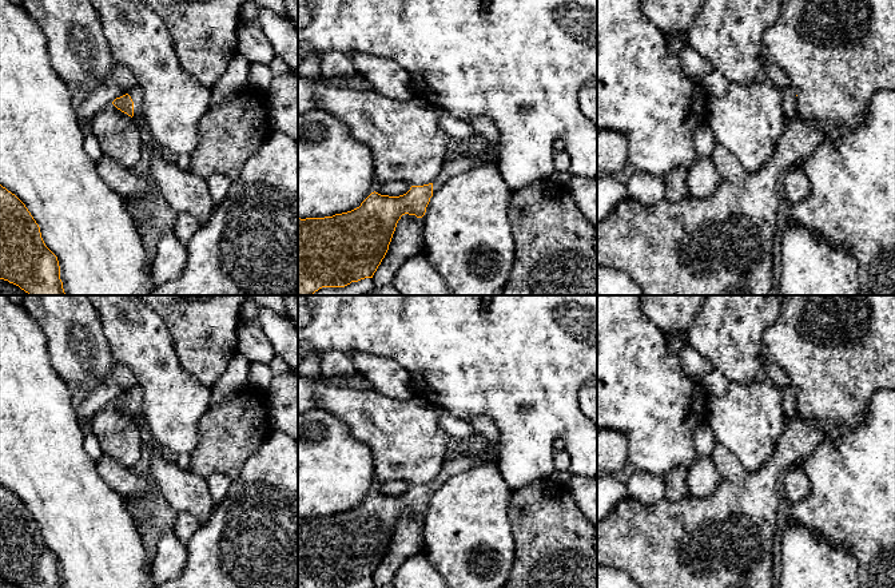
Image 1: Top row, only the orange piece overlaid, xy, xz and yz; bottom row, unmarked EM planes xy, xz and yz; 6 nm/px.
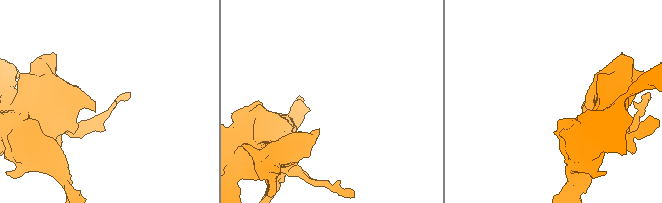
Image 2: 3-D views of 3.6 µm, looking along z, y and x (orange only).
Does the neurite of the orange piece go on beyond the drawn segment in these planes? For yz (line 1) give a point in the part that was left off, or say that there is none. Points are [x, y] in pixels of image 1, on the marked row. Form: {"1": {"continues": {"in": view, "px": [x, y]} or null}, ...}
{"1": {"continues": null}}

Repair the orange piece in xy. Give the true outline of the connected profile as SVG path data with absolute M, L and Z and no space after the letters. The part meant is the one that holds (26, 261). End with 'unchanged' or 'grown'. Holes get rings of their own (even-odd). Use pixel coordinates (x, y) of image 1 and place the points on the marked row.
M0 184L0 279L29 295L65 295L57 257L45 246L40 227L25 204Z; unchanged

